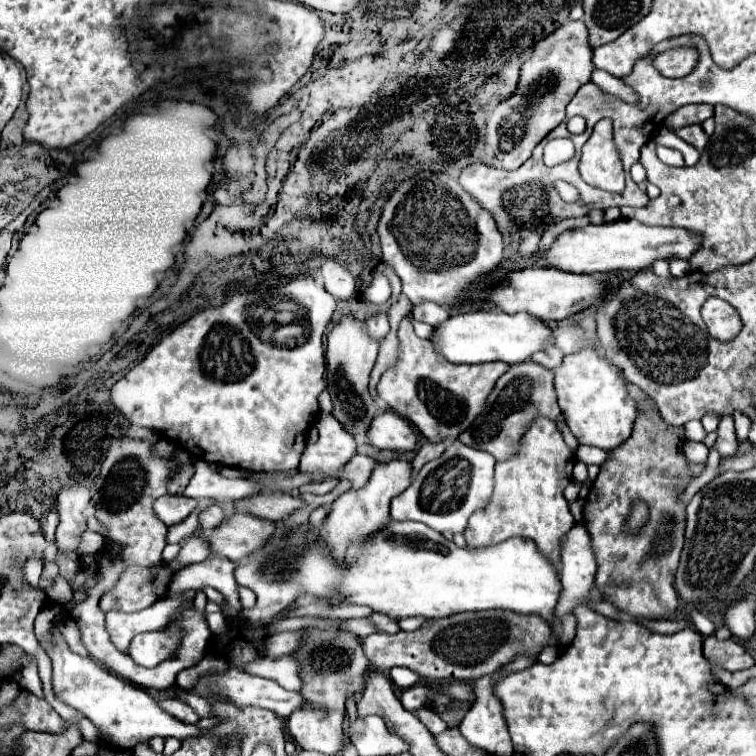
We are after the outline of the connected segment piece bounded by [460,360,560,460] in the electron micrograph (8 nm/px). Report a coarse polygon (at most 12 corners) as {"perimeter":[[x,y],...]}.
{"perimeter":[[522,362],[496,382],[460,442],[496,460],[534,418],[560,416],[554,372]]}

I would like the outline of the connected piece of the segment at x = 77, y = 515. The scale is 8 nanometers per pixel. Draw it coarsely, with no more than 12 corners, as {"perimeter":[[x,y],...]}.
{"perimeter":[[86,484],[58,494],[58,552],[76,552],[86,532]]}

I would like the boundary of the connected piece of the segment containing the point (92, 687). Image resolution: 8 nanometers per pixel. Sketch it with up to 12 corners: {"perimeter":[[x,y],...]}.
{"perimeter":[[58,628],[46,652],[58,700],[128,750],[202,732],[150,694],[74,654]]}

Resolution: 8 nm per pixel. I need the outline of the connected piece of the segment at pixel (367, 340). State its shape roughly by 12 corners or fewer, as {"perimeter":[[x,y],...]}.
{"perimeter":[[344,316],[328,334],[332,414],[364,438],[378,404],[368,390],[380,344]]}

